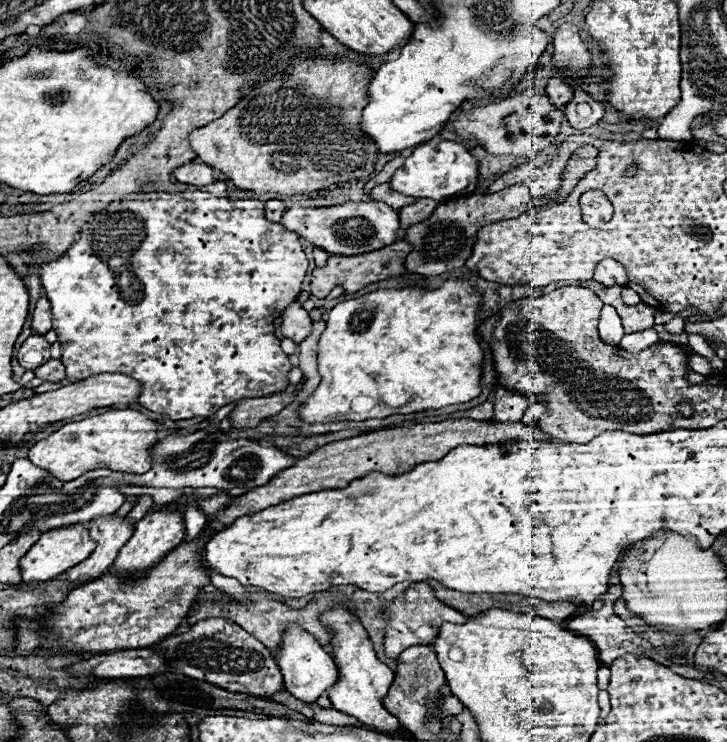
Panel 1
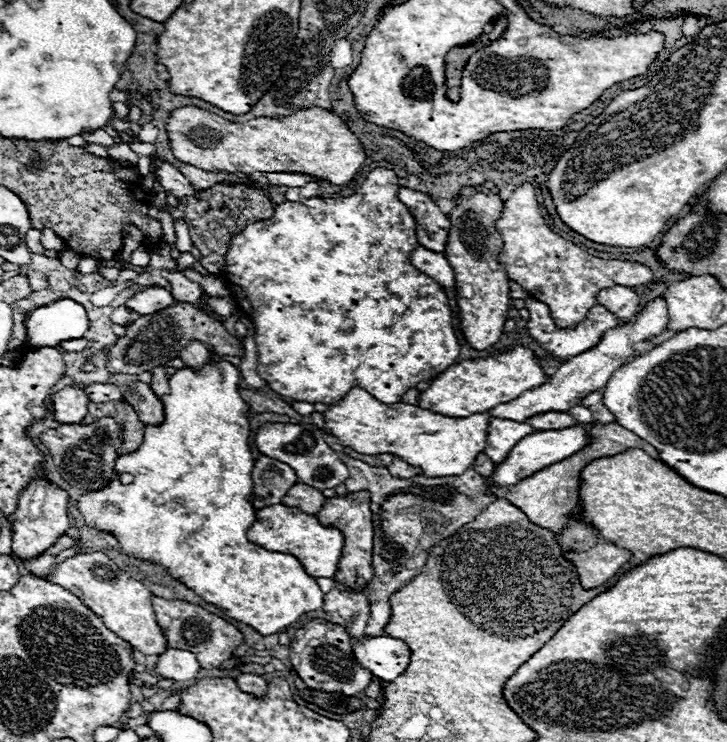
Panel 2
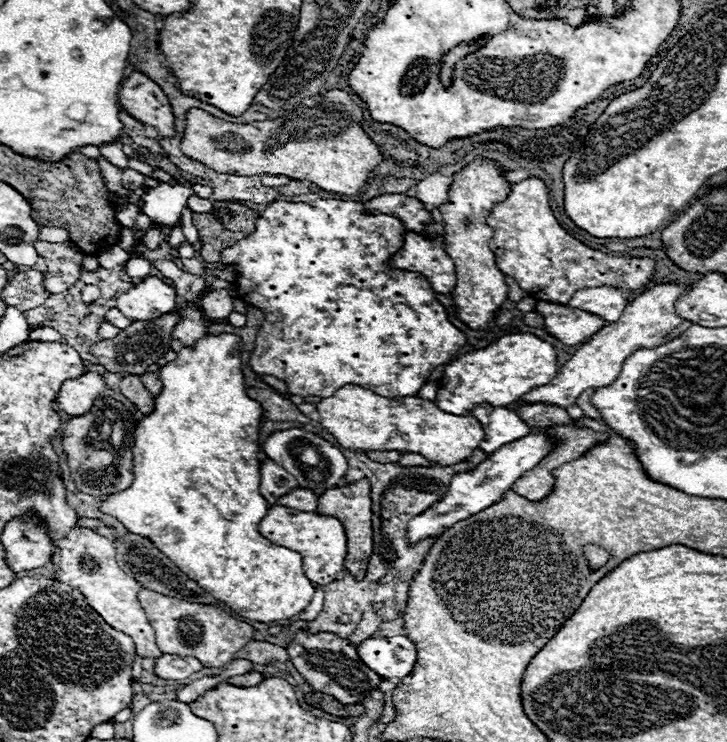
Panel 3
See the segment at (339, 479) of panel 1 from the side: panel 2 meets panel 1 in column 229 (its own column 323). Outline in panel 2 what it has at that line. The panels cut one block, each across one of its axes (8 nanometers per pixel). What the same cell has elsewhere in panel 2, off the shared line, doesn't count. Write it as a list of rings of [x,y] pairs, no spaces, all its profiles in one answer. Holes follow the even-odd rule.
[[[352,492],[346,496],[326,498],[324,508],[316,514],[316,518],[324,526],[340,528],[340,532],[344,536],[344,552],[340,556],[340,564],[338,564],[334,580],[344,588],[356,588],[356,590],[362,588],[364,584],[368,584],[370,578],[374,576],[374,568],[372,568],[374,528],[372,528],[372,512],[370,512],[370,494],[368,492]]]

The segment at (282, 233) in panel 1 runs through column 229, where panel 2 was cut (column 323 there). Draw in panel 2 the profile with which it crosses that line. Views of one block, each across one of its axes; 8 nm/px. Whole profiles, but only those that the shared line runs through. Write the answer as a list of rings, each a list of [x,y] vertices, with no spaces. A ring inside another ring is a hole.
[[[374,168],[368,178],[364,180],[362,188],[346,198],[306,198],[302,202],[282,202],[274,206],[274,216],[248,224],[240,234],[232,236],[230,248],[224,256],[226,266],[226,286],[232,292],[232,300],[238,306],[238,310],[252,320],[256,328],[256,346],[258,346],[258,364],[264,368],[258,368],[258,376],[268,382],[268,386],[274,392],[280,392],[282,396],[294,398],[298,402],[310,402],[310,404],[336,404],[340,402],[348,390],[352,388],[364,388],[368,394],[372,394],[382,404],[396,404],[400,402],[400,396],[414,388],[418,382],[436,378],[446,368],[456,364],[456,358],[460,354],[460,344],[452,328],[452,312],[448,306],[448,296],[444,294],[444,288],[432,280],[430,276],[418,272],[412,262],[410,254],[412,248],[418,248],[416,238],[416,222],[414,216],[408,212],[408,208],[398,200],[398,176],[388,168]]]

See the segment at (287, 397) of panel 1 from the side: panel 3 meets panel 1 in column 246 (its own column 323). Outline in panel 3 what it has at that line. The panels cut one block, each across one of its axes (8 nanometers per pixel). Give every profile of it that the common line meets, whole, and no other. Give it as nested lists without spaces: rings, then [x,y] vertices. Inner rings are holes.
[[[348,384],[334,396],[316,404],[320,424],[338,440],[342,448],[352,450],[398,450],[426,456],[432,464],[452,466],[464,462],[482,442],[482,426],[474,416],[454,416],[436,408],[434,402],[416,396],[384,398],[366,388]]]

